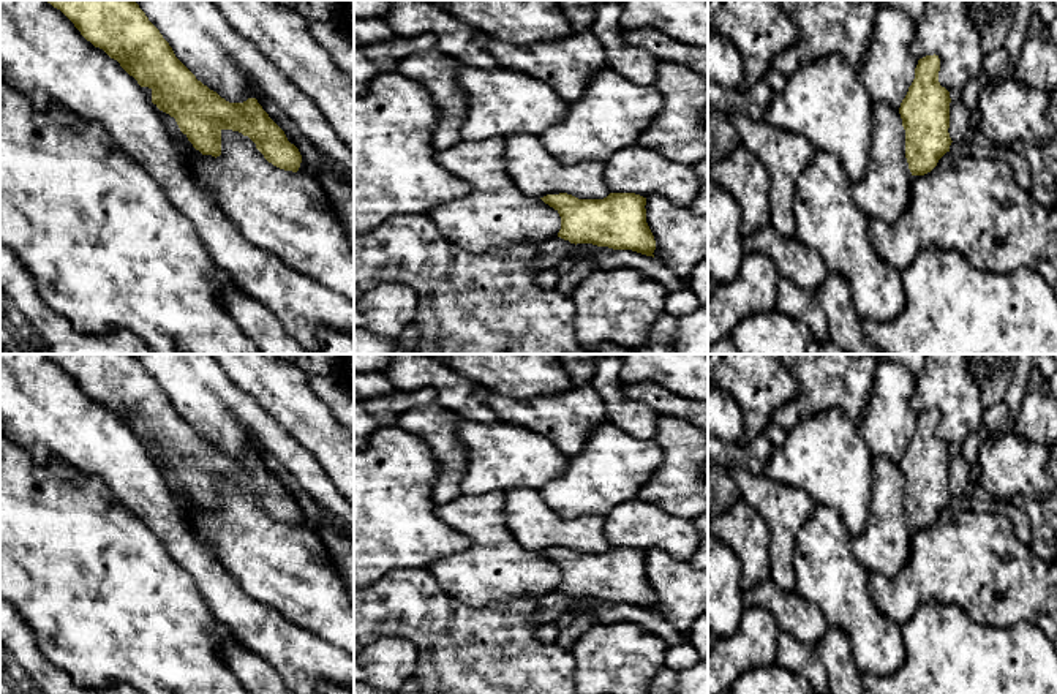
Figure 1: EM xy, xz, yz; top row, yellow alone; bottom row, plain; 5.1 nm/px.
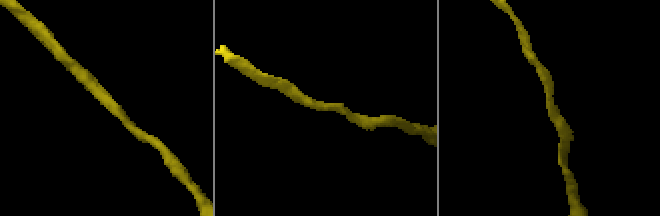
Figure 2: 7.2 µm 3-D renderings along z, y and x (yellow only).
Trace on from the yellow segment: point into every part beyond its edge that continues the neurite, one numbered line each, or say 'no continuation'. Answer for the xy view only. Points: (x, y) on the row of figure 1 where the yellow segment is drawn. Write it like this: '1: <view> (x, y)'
no continuation

